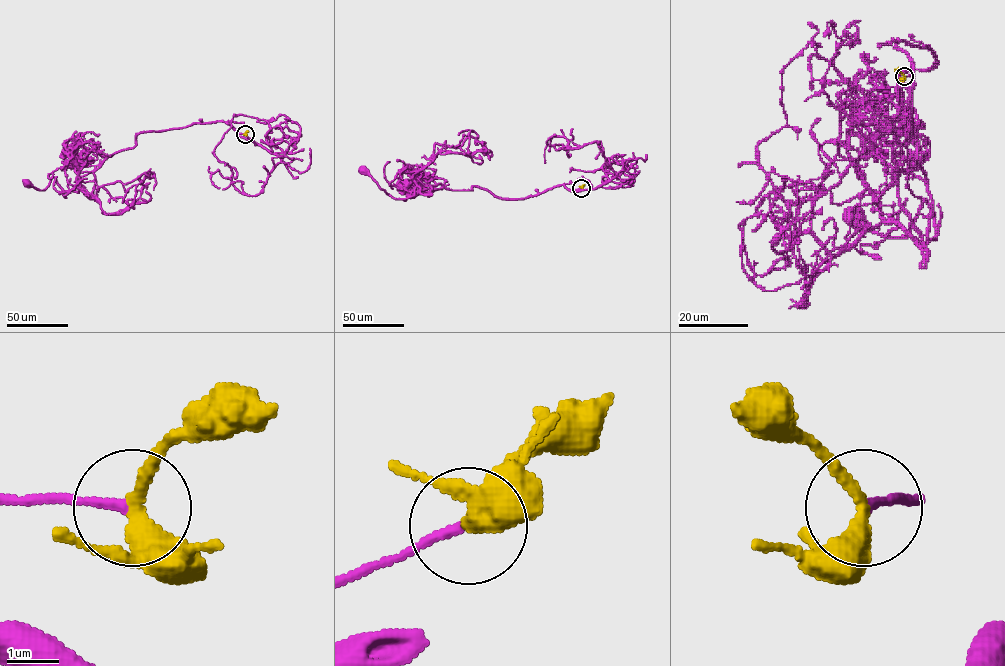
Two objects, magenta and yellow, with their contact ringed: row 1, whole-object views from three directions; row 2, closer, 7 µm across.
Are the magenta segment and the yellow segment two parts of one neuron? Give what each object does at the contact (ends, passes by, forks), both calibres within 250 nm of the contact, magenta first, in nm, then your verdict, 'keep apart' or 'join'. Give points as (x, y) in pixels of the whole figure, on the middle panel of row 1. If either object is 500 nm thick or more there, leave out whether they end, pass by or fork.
magenta ends | yellow passes by | 170/340 nm | join

